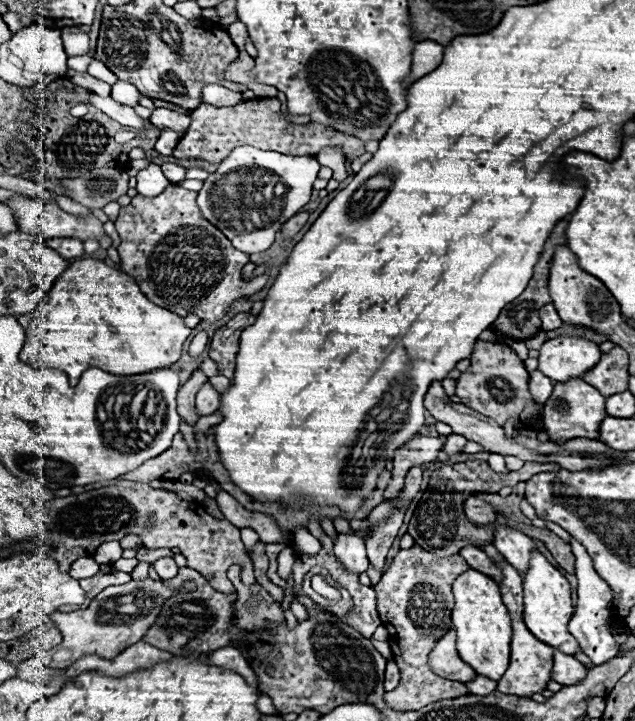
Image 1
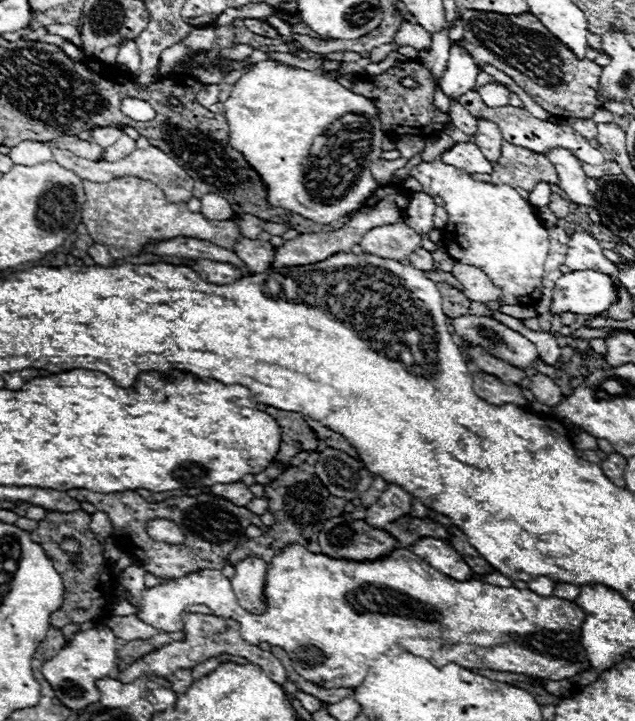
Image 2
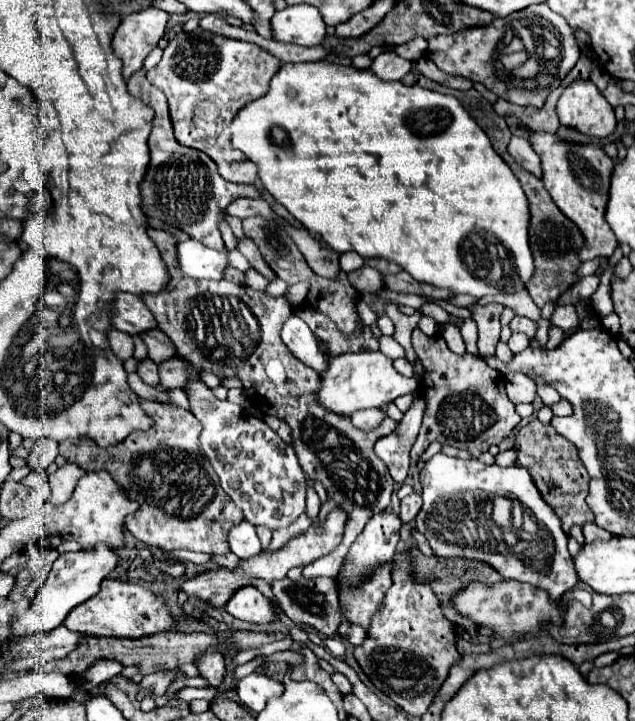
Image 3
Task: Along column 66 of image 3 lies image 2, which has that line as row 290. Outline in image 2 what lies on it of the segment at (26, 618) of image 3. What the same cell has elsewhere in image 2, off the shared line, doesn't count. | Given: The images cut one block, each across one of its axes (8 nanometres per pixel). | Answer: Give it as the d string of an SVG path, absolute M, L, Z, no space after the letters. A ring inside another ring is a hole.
M576 270L562 274L552 288L550 312L600 316L614 304L616 288L610 276L596 270Z

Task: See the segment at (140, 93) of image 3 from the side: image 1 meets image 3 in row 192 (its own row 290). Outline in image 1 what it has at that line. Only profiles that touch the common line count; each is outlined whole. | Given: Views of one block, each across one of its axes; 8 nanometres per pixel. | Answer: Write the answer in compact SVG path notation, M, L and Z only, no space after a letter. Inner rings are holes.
M168 184L162 190L162 194L154 198L138 194L136 198L132 198L128 206L120 208L120 216L114 224L122 240L122 244L118 246L122 258L118 264L120 270L138 282L140 290L146 294L150 302L178 316L196 314L204 322L220 320L226 314L226 310L232 306L232 302L256 294L268 281L269 276L262 274L249 282L242 282L242 266L250 262L250 256L236 250L230 244L230 240L226 240L226 236L222 236L222 232L218 232L218 228L214 228L214 224L210 224L202 216L196 204L196 192L186 190L178 184Z

